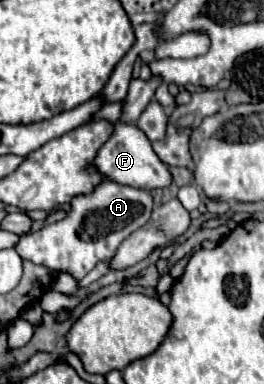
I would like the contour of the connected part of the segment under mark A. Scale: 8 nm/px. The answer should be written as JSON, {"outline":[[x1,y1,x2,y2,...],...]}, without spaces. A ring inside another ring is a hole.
{"outline":[[100,182,94,186,90,194,80,194,70,200,70,210,66,216,30,236,22,236,20,242,16,244,16,252,20,254,22,260,30,260,34,264,46,266,52,272,66,272,74,276,76,280,84,278,98,262,108,260,114,256,118,244,128,238,134,230,138,230,146,220,150,218,152,212,152,196,148,190,140,188,130,188,130,186,120,186,120,184,110,184,110,182],[86,214,96,216,96,232,100,236,92,236,92,240,80,240,78,230,82,226,82,220]]}

